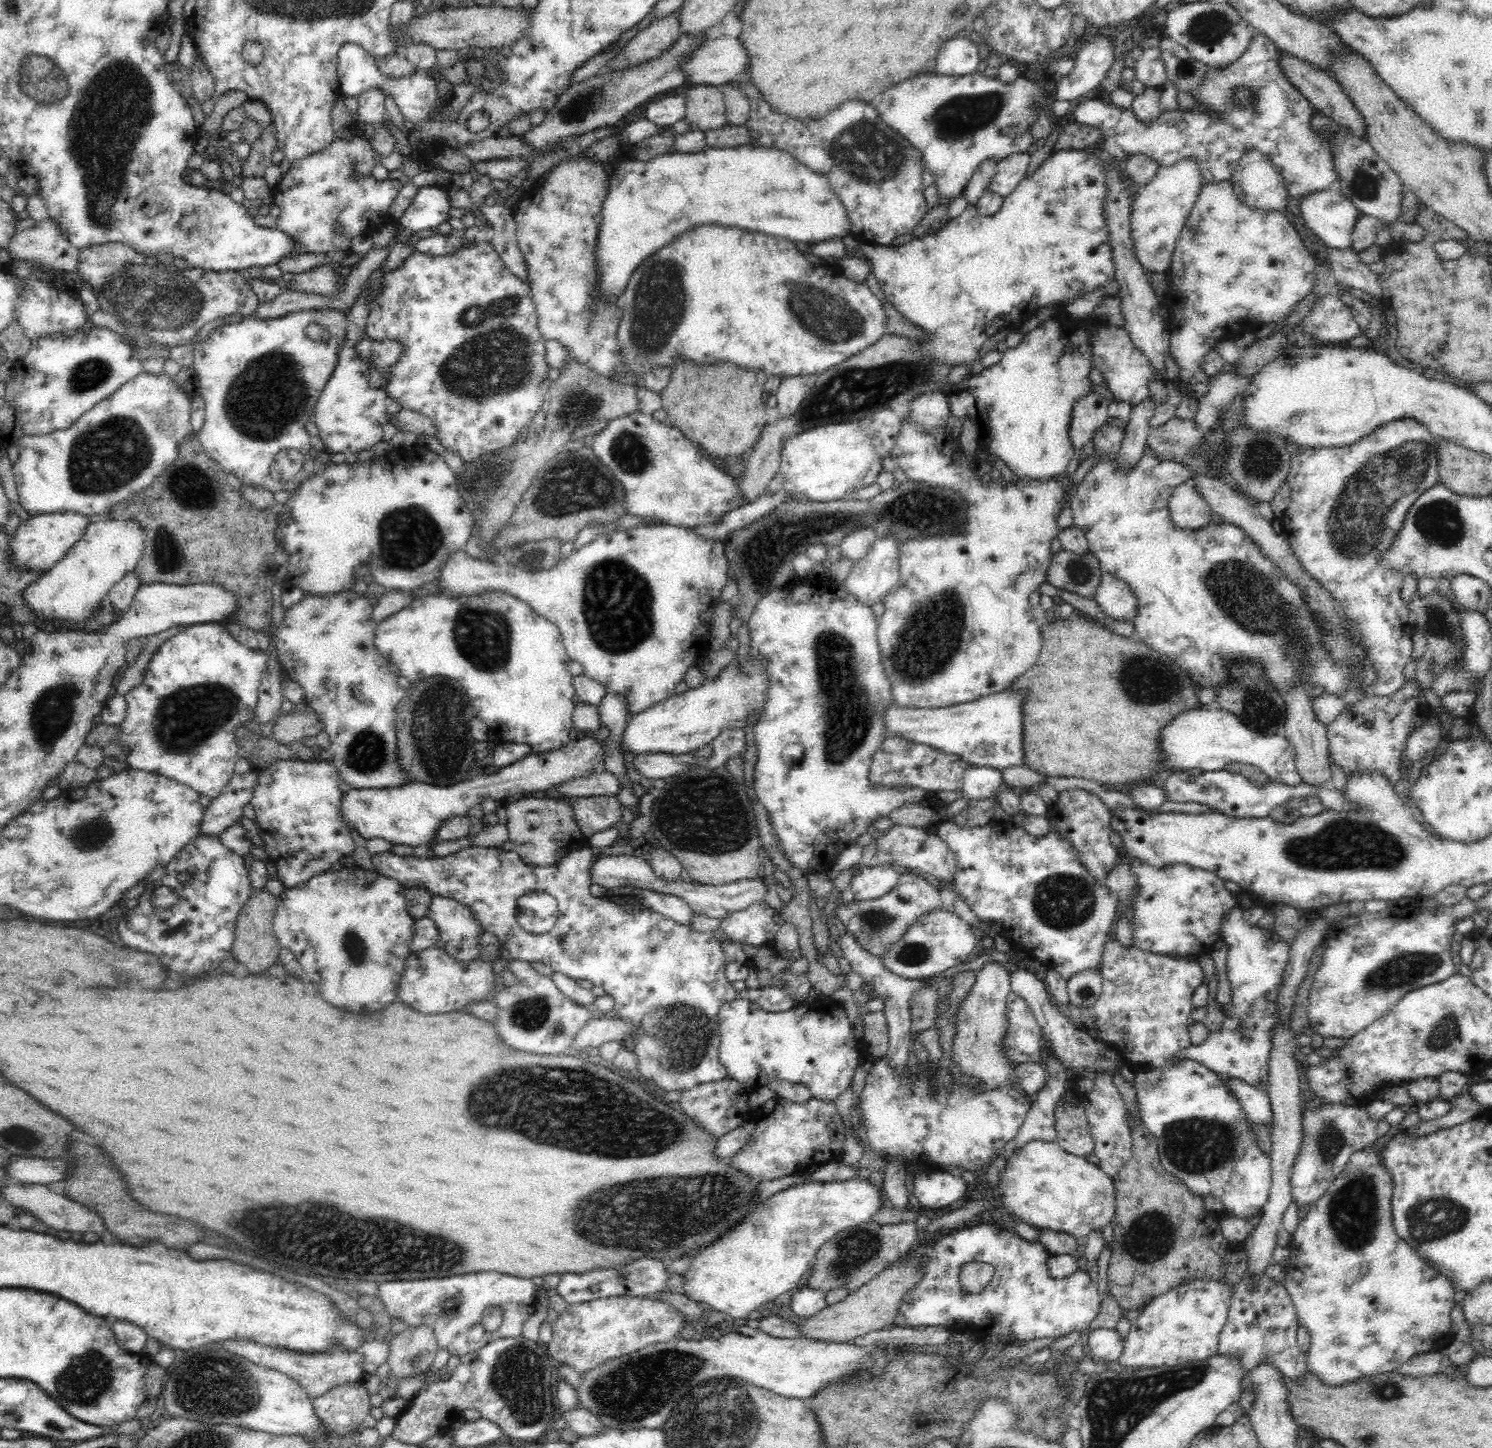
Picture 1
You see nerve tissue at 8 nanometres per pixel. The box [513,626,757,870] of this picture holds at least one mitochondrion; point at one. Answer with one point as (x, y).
(722, 827)

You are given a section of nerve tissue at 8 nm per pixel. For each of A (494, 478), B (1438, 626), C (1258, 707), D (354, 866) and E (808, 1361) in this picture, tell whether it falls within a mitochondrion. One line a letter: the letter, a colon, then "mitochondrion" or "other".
A: mitochondrion
B: mitochondrion
C: mitochondrion
D: other
E: other

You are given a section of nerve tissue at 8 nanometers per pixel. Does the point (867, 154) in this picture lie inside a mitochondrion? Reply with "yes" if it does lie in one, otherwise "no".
yes

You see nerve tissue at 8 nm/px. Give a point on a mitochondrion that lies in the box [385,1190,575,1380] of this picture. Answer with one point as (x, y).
(420, 1359)

